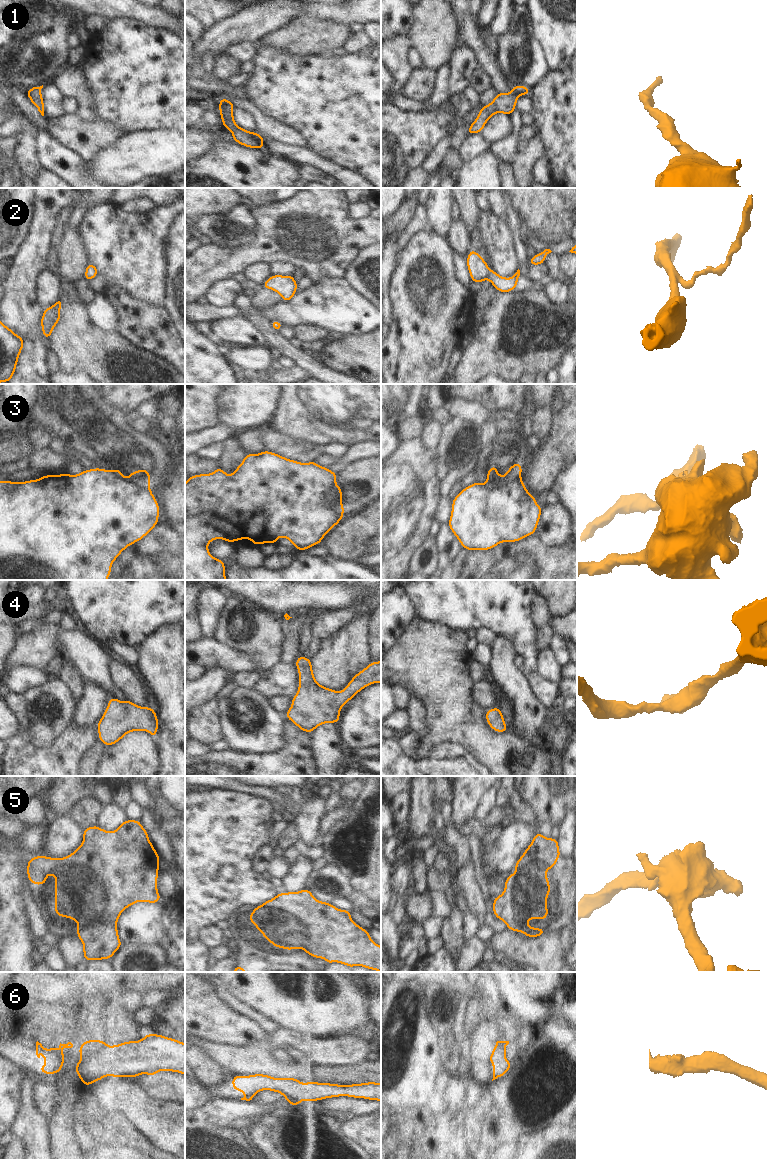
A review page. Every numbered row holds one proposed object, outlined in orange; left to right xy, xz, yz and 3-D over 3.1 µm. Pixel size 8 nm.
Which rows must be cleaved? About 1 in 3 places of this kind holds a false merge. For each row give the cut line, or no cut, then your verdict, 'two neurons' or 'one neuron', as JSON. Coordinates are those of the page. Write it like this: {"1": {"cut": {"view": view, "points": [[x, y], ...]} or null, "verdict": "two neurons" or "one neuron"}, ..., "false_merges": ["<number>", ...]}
{"1": {"cut": null, "verdict": "one neuron"}, "2": {"cut": null, "verdict": "one neuron"}, "3": {"cut": null, "verdict": "one neuron"}, "4": {"cut": null, "verdict": "one neuron"}, "5": {"cut": null, "verdict": "one neuron"}, "6": {"cut": null, "verdict": "one neuron"}, "false_merges": []}

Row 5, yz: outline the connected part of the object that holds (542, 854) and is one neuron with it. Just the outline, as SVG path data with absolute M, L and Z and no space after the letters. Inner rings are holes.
M540 832L534 835L531 844L515 863L515 873L508 875L505 880L505 889L500 896L493 899L493 913L502 920L508 930L522 932L526 937L534 938L543 935L546 930L533 928L528 925L529 919L544 919L547 921L547 898L550 894L550 884L546 872L553 868L561 853L557 838L546 838Z

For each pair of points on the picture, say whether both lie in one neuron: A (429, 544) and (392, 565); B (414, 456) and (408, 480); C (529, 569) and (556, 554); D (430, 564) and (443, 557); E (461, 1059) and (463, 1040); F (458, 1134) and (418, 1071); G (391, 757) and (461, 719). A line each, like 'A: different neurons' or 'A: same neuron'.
A: different neurons
B: same neuron
C: same neuron
D: different neurons
E: same neuron
F: different neurons
G: different neurons

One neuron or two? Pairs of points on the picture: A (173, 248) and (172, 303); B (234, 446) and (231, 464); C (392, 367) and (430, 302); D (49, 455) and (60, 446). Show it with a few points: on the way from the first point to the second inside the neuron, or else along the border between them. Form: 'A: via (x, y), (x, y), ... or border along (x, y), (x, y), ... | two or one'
A: via (174, 262), (174, 283), (172, 289) | one
B: via (233, 450), (231, 460) | one
C: via (408, 351), (423, 336), (427, 328), (428, 318) | one
D: border along (49, 446), (61, 453) | two

